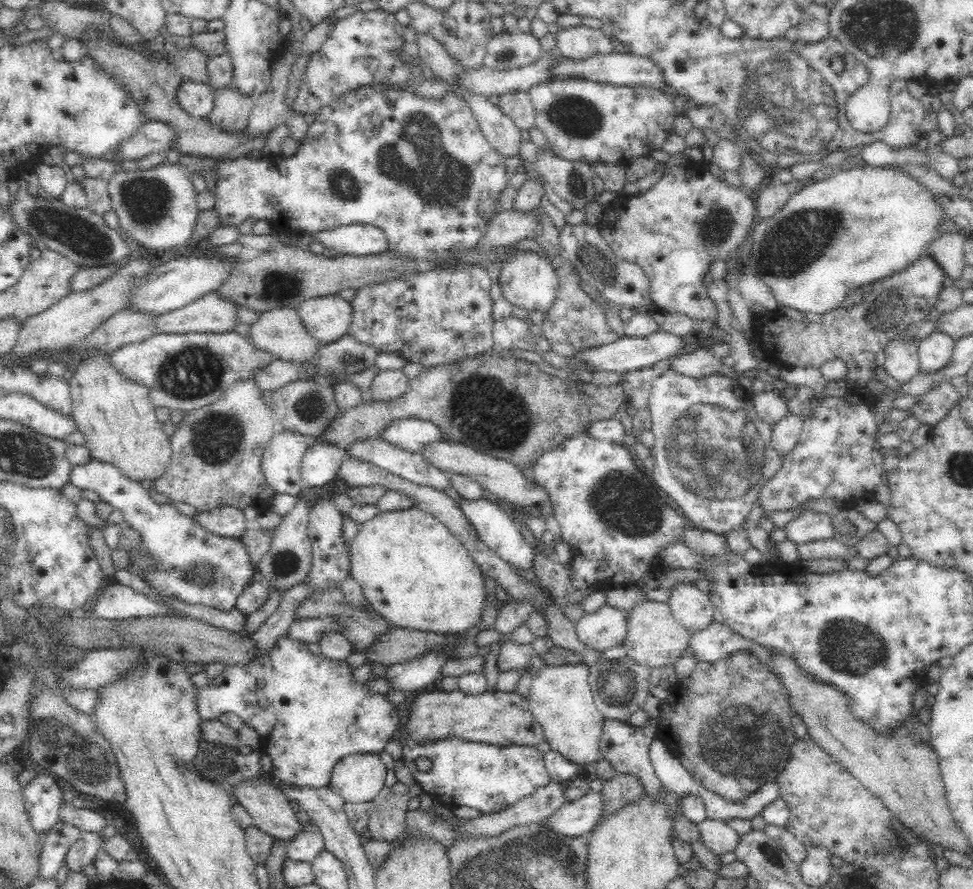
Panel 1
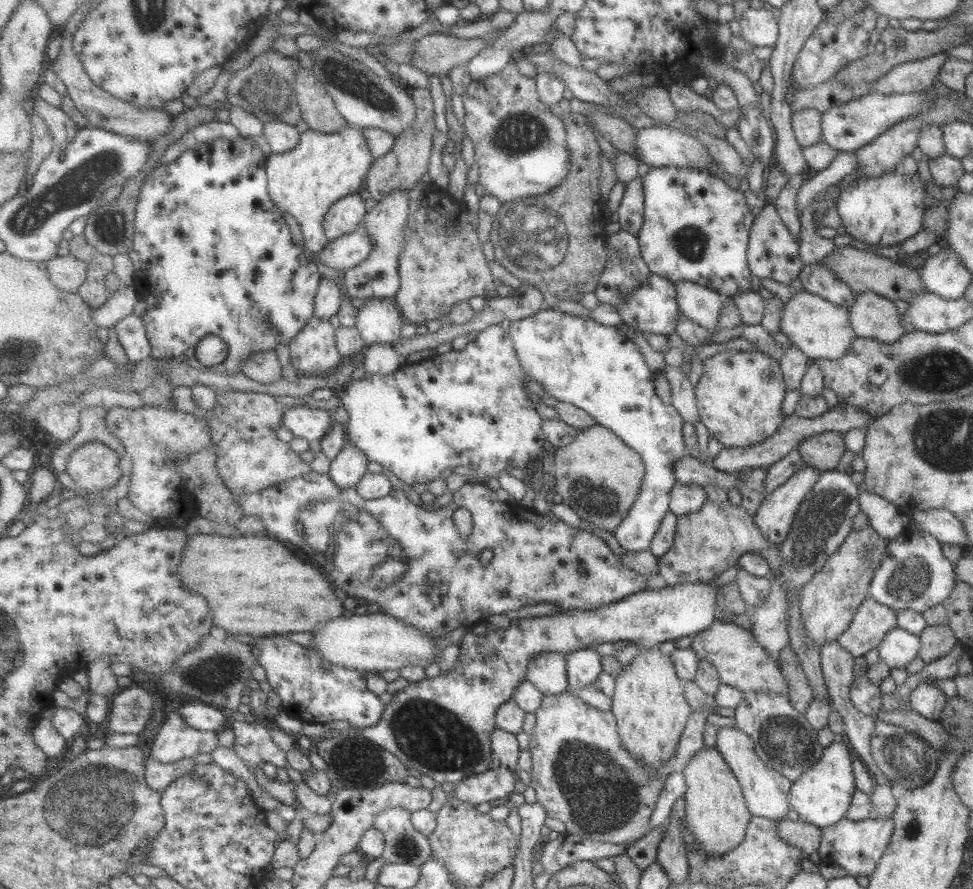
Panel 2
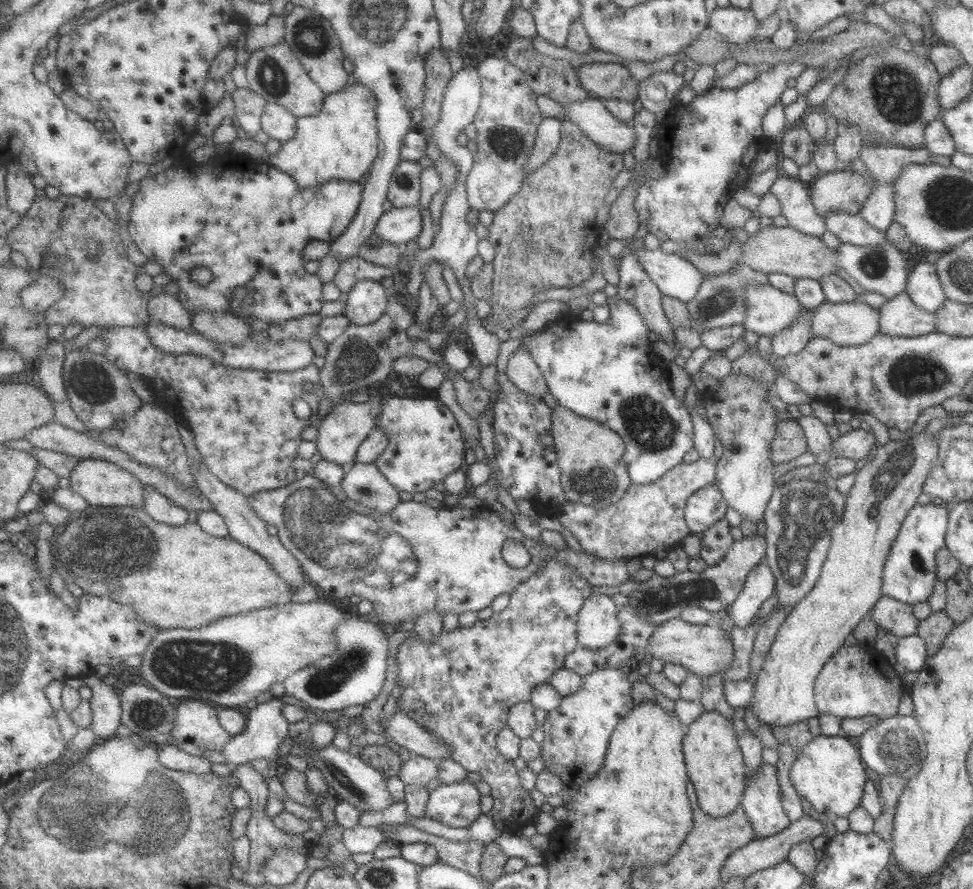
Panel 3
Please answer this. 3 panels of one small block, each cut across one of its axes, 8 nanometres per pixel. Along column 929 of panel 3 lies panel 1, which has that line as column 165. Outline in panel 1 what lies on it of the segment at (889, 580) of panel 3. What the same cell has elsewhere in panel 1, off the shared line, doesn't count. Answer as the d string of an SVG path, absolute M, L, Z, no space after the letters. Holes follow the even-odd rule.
M90 459L70 469L68 483L81 490L94 490L102 500L124 511L125 521L140 533L142 546L136 552L136 565L144 567L144 581L167 598L219 610L232 610L256 566L250 564L239 537L222 538L206 532L173 504L158 504L138 481L122 474L112 463Z

